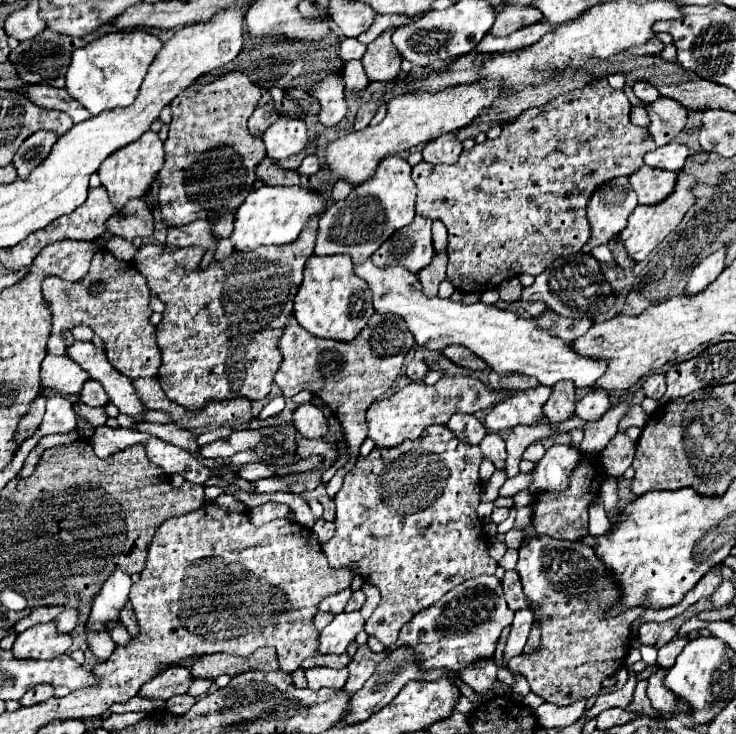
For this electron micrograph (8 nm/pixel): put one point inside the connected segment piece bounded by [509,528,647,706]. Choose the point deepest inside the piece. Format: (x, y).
(568, 586)

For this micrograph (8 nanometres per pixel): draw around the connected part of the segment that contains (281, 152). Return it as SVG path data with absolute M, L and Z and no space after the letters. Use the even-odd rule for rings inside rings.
M279 116L279 120L263 134L267 156L273 160L283 160L305 150L309 136L305 122L299 118L289 120L289 116Z

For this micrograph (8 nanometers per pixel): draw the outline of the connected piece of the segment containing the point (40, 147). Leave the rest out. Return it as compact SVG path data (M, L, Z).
M37 132L29 136L15 152L13 156L13 166L17 168L17 174L21 180L25 180L35 166L39 166L51 152L53 144L57 142L57 134L53 132Z

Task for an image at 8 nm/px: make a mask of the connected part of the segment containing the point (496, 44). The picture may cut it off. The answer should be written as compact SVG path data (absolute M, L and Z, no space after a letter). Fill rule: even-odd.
M545 18L535 22L535 24L529 24L529 26L523 26L519 30L515 30L513 34L509 36L503 36L503 38L493 38L493 36L485 36L481 40L481 44L477 44L477 52L513 52L513 50L521 50L521 48L527 48L535 42L539 42L547 32L551 32L555 26L549 24Z

